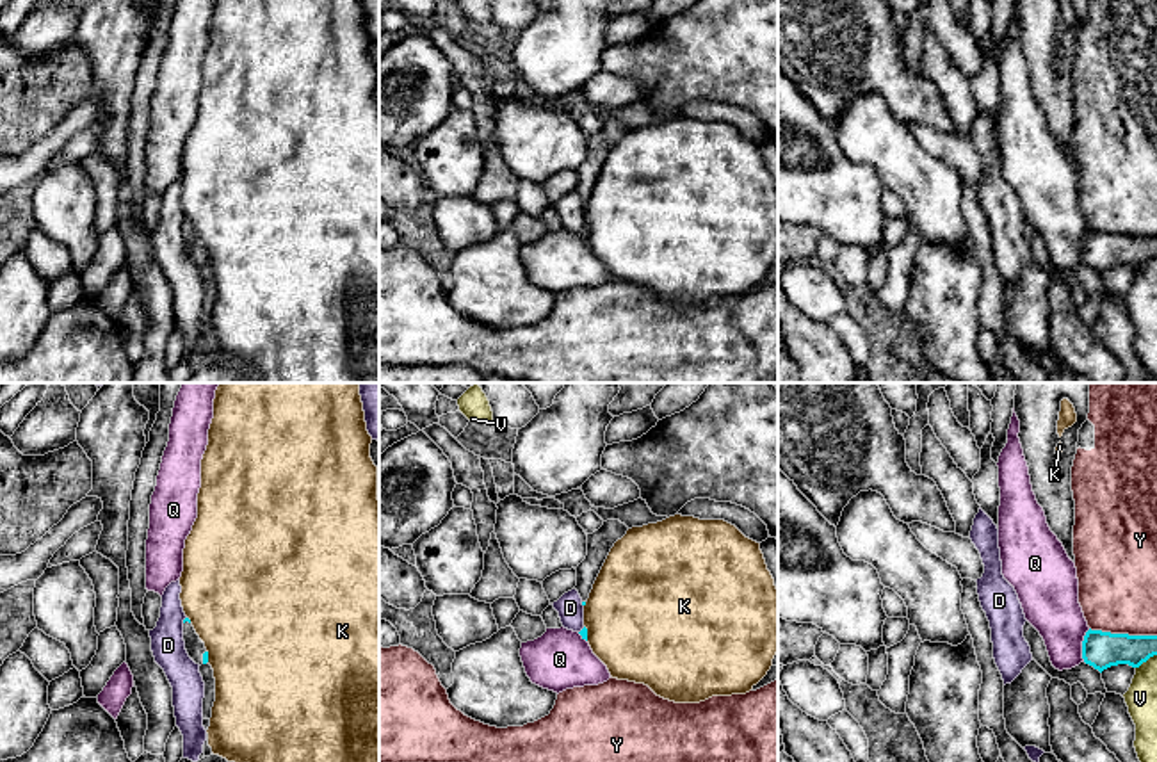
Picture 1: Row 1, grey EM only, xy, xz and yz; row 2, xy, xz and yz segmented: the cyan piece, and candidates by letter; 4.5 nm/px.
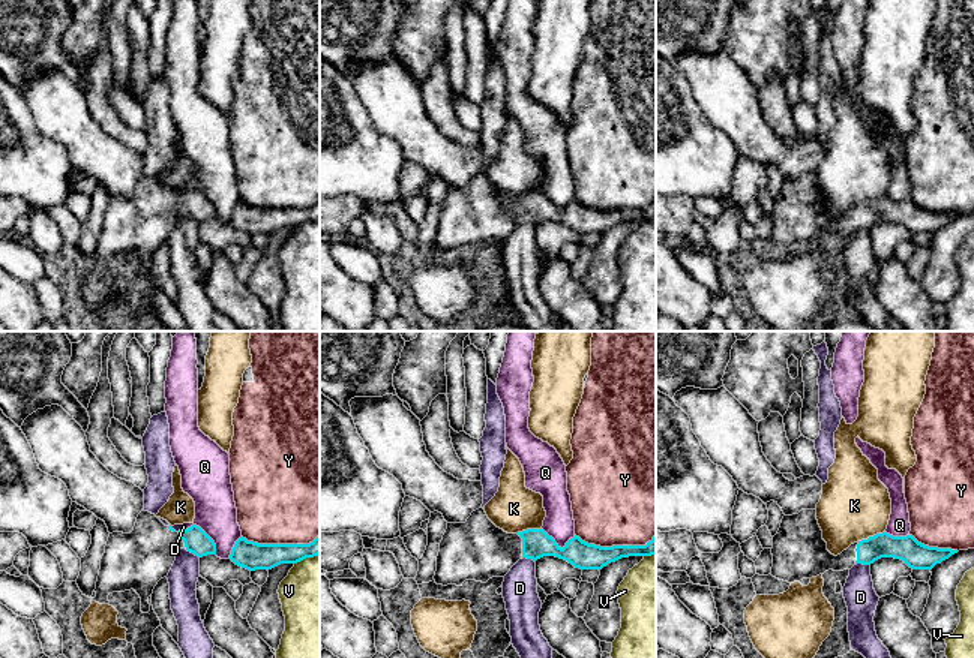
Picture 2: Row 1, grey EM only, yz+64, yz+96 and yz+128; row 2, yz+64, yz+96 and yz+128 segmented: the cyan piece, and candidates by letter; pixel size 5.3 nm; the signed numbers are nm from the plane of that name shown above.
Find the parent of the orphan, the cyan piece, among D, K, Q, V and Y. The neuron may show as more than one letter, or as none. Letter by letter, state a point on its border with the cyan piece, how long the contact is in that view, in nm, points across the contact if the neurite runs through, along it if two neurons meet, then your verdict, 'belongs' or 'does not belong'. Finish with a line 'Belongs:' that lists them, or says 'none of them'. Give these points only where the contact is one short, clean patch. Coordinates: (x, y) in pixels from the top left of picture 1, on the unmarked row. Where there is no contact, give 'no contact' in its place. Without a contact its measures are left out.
D: xy (184, 221) | 40 nm | does not belong
K: xz (586, 234) | 70 nm | along xz (584, 226), (588, 241) | does not belong
Q: yz (1083, 246) | 160 nm | does not belong
V: yz (1145, 262) | 120 nm | does not belong
Y: yz (1124, 235) | 300 nm | does not belong
Belongs: none of them

